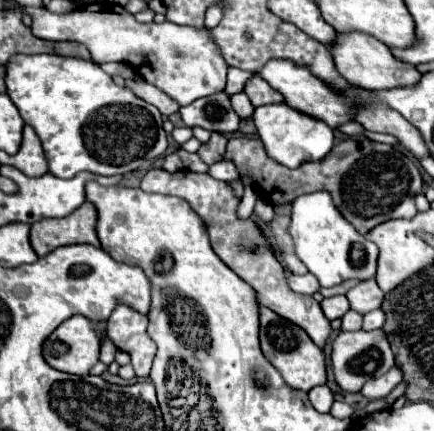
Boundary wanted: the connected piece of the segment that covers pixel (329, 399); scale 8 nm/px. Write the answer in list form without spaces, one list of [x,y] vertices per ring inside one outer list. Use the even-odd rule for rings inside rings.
[[[321,385],[321,387],[313,387],[309,391],[309,401],[313,403],[313,407],[319,411],[319,413],[329,413],[331,405],[333,405],[333,393],[327,385]]]

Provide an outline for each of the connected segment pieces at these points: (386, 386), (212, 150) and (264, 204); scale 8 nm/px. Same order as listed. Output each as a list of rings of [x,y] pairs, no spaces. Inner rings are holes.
[[[393,365],[385,375],[381,377],[375,377],[371,379],[367,385],[363,385],[361,393],[367,397],[367,399],[383,399],[387,397],[399,383],[403,381],[403,371],[399,365]]]
[[[211,133],[211,139],[199,147],[197,155],[207,165],[213,165],[213,163],[217,163],[217,161],[223,159],[225,147],[227,147],[227,137],[223,133]]]
[[[258,197],[254,209],[255,215],[263,222],[269,222],[274,217],[273,205],[268,204],[269,201],[263,197]]]

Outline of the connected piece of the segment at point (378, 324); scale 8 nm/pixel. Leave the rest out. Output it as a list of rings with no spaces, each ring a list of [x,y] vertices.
[[[375,309],[371,313],[365,315],[365,321],[363,321],[363,329],[381,329],[385,325],[385,313],[383,309]]]

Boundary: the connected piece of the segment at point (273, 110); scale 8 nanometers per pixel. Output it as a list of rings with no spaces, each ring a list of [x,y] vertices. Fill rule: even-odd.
[[[285,101],[257,107],[253,113],[253,121],[255,121],[257,133],[267,149],[267,155],[271,155],[271,159],[275,159],[277,163],[281,163],[289,169],[295,169],[307,161],[323,159],[331,151],[333,141],[335,141],[333,129],[327,123],[289,107],[289,103],[285,103]]]

